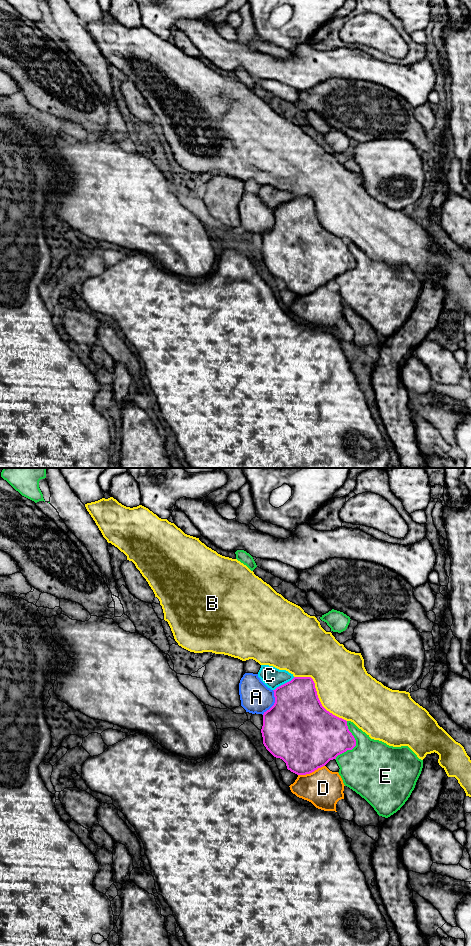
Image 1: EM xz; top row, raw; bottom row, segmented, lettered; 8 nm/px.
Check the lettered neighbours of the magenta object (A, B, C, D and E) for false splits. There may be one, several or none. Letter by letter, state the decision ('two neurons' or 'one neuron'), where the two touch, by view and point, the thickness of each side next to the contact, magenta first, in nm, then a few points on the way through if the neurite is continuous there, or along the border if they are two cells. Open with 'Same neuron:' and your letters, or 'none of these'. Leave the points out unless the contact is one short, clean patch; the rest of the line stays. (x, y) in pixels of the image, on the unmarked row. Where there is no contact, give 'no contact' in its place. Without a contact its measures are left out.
Same neuron: A
A: one neuron; meets magenta in xz at (274, 223); 500 nm thick on the magenta side, 240 nm on the other
B: two neurons; meets magenta in xz at (317, 215); 460 nm thick on the magenta side, 440 nm on the other
C: two neurons; meets magenta in xz at (283, 204); 400 nm thick on the magenta side, 160 nm on the other
D: two neurons; meets magenta in xz at (311, 292); 460 nm thick on the magenta side, 300 nm on the other
E: two neurons; meets magenta in xz at (355, 264); 360 nm thick on the magenta side, 460 nm on the other

